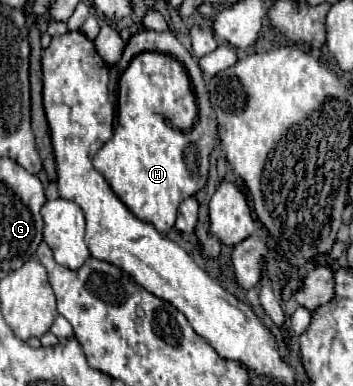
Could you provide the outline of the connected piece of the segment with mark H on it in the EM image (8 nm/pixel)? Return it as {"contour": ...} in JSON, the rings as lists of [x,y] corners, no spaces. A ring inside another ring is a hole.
{"contour":[[[142,30],[134,34],[116,66],[118,72],[122,72],[118,82],[118,126],[114,136],[94,156],[94,166],[136,218],[150,222],[160,234],[168,234],[174,228],[178,204],[202,190],[208,180],[210,156],[218,138],[218,124],[210,106],[206,80],[194,56],[180,44],[172,30]],[[190,80],[194,84],[196,98],[202,98],[202,118],[196,124],[198,104],[194,100]],[[142,106],[150,106],[164,114],[174,128],[170,128],[162,116]]]}

